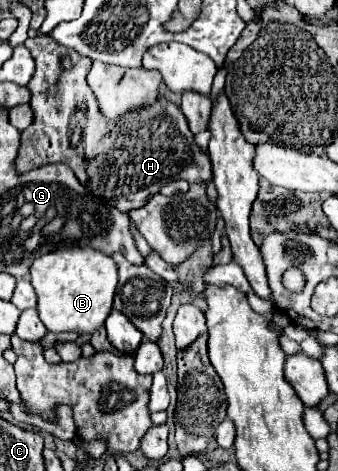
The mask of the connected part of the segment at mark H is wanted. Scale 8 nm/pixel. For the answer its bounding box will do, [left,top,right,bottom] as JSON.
[16,34,212,213]

